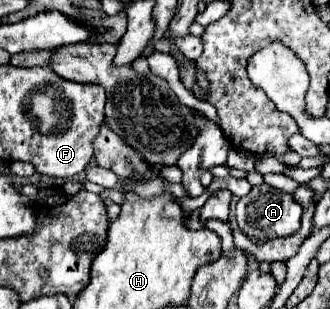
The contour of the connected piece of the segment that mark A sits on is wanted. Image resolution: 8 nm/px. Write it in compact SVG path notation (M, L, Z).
M262 183L258 187L252 187L248 195L244 195L236 203L236 223L242 229L242 233L254 241L268 241L276 237L292 235L300 229L300 205L292 199L290 193L284 193L268 183Z

